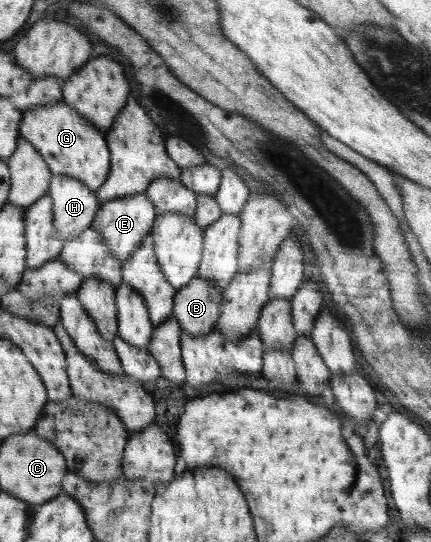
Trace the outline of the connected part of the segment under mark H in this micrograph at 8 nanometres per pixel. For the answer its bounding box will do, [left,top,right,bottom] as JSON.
[48,175,100,244]

